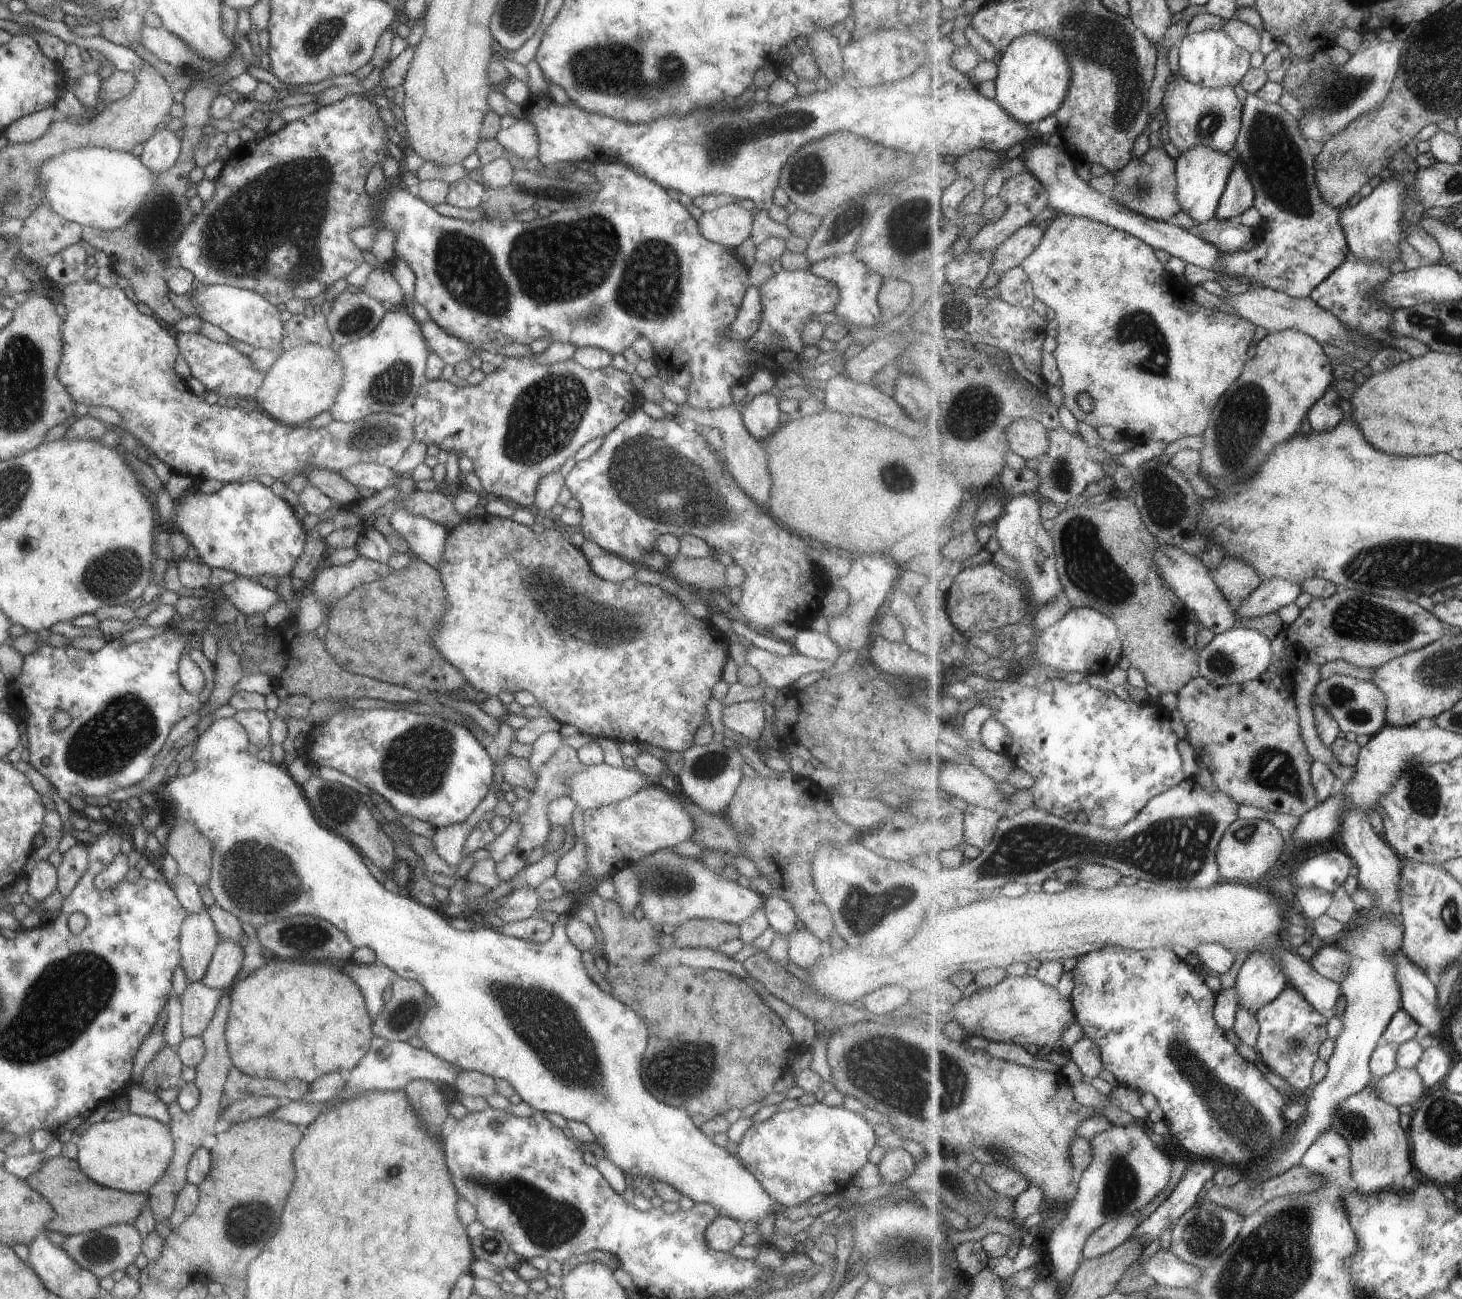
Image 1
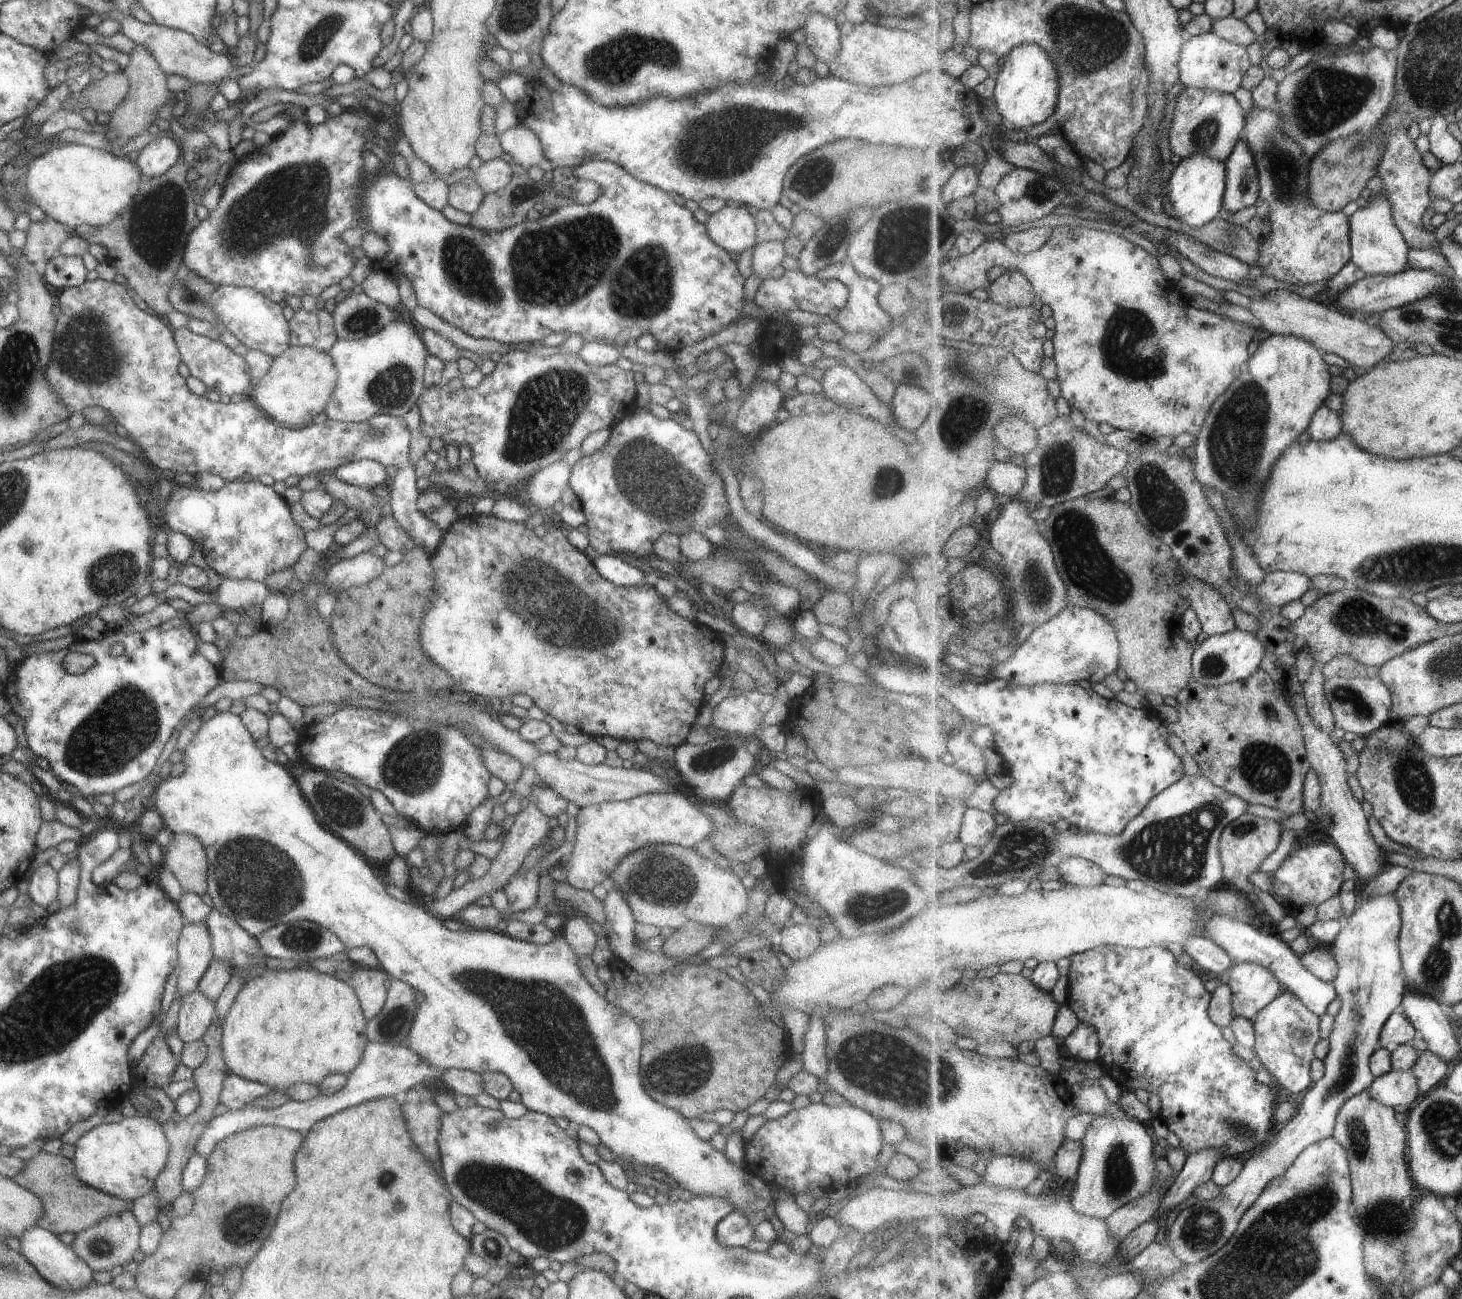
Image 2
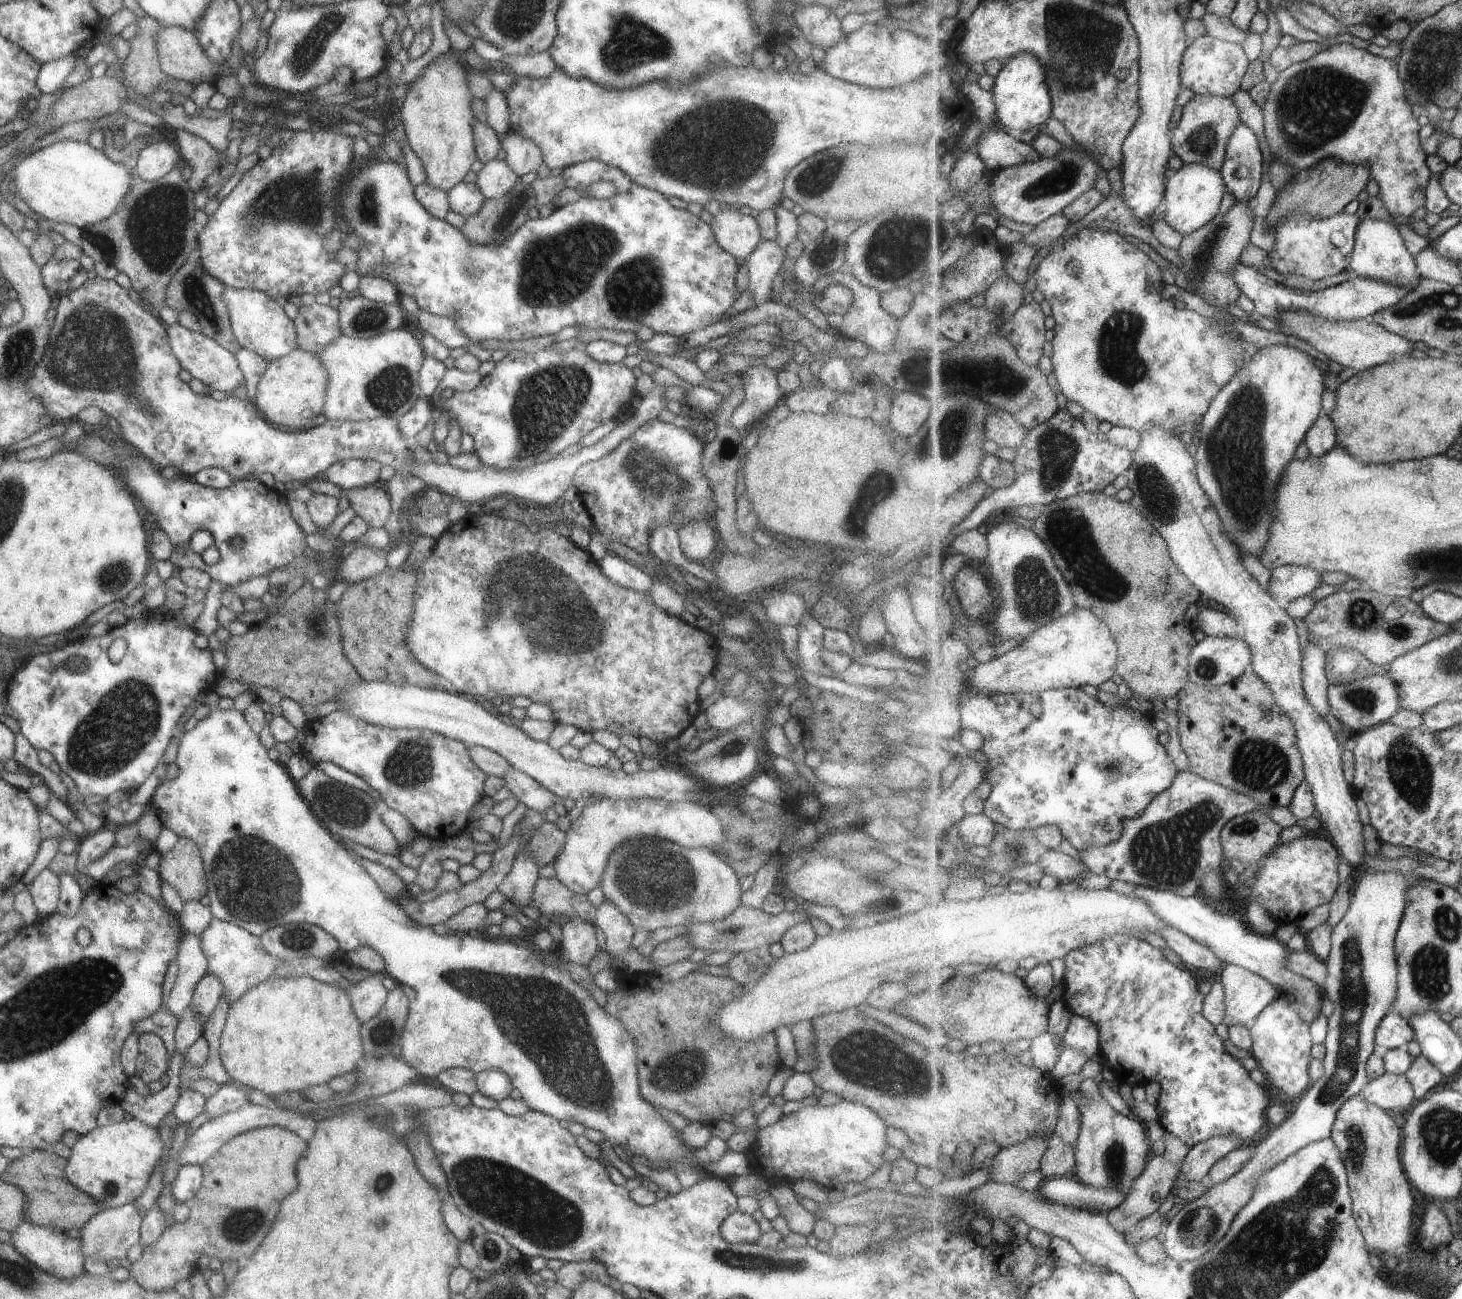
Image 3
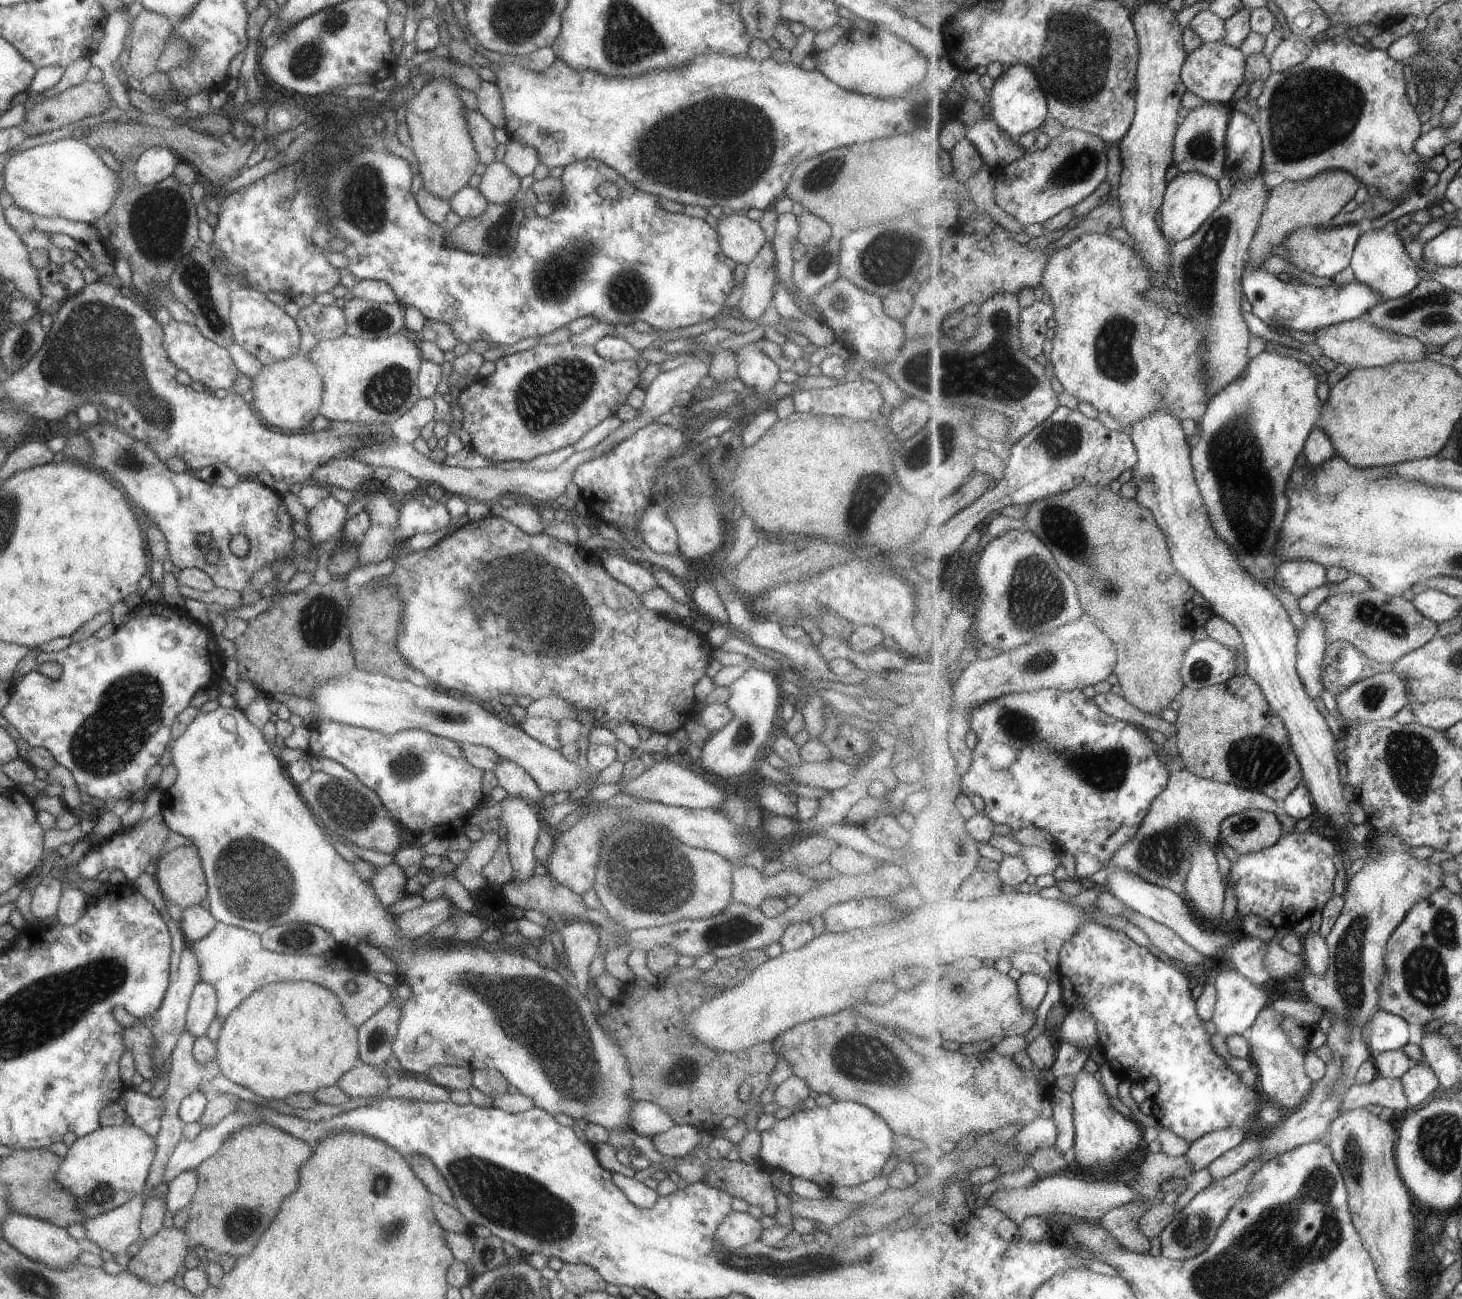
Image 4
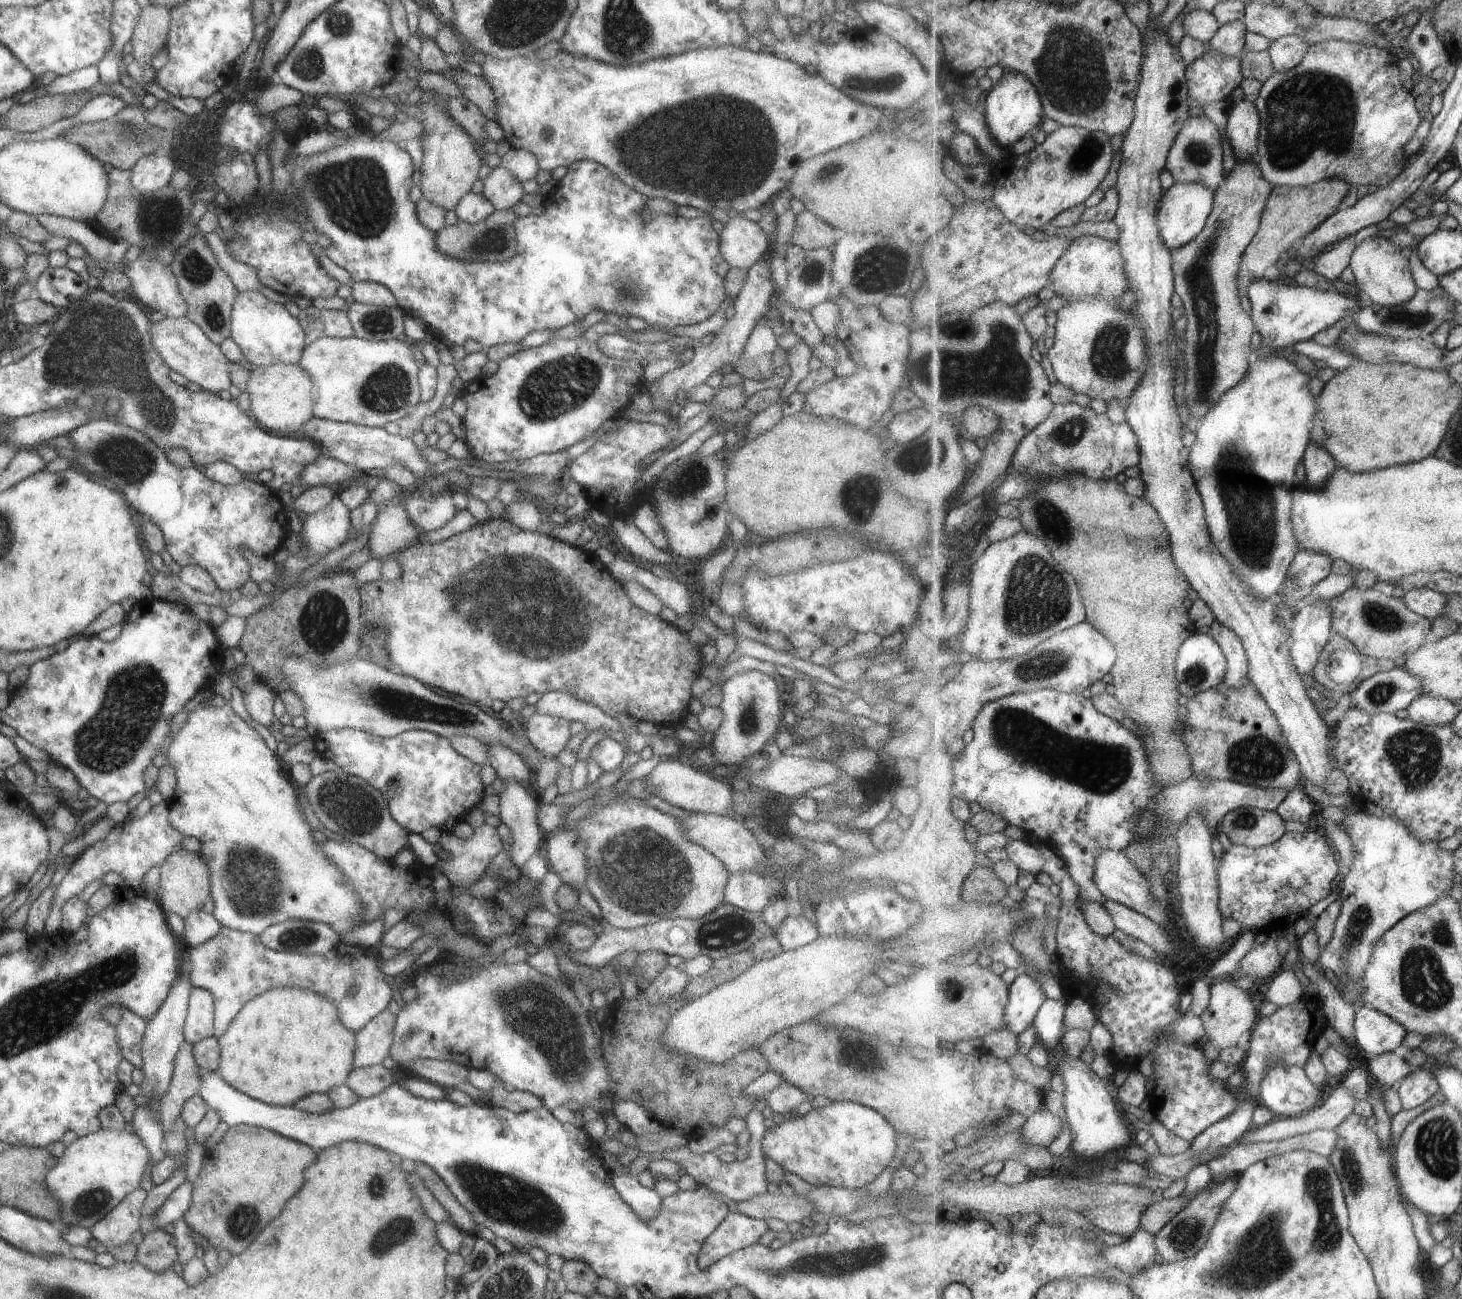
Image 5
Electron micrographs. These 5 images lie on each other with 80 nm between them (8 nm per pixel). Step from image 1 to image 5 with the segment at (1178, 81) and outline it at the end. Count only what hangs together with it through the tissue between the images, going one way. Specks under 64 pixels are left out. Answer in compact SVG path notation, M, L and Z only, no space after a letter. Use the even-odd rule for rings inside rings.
M1207 116L1191 117L1179 131L1178 138L1170 150L1166 169L1171 172L1175 182L1203 183L1206 187L1217 190L1225 180L1223 176L1223 134L1221 128Z

